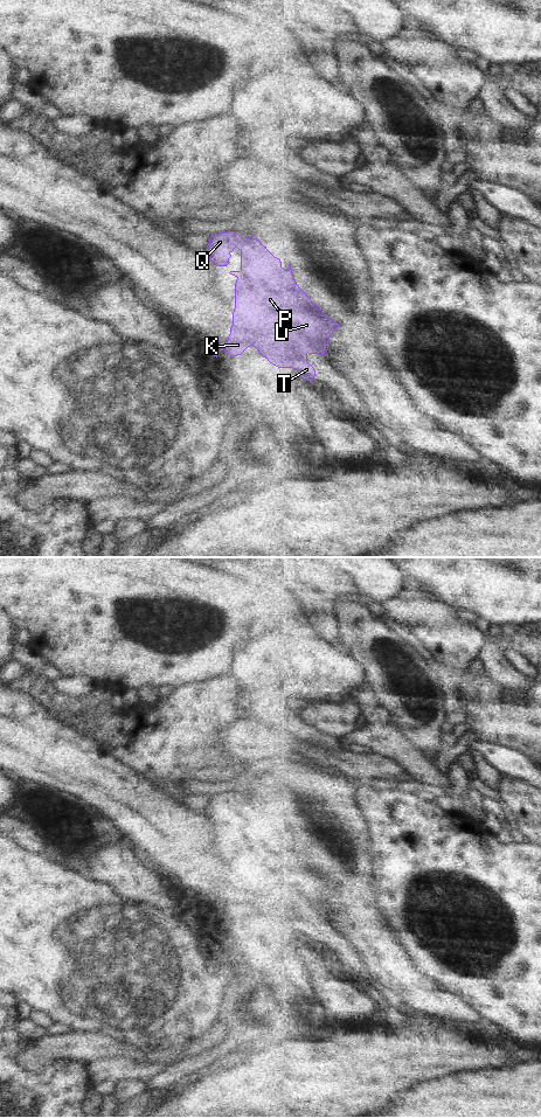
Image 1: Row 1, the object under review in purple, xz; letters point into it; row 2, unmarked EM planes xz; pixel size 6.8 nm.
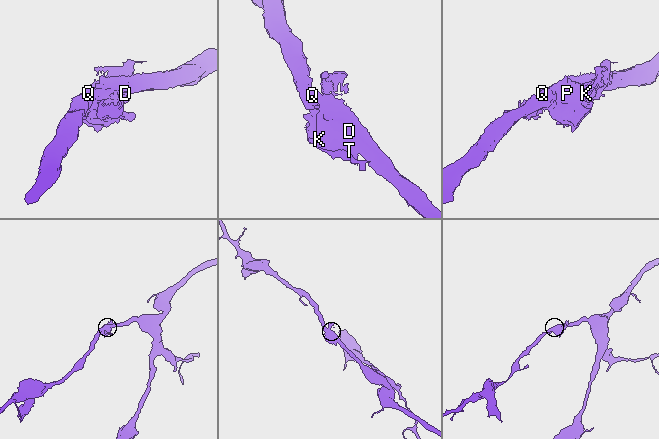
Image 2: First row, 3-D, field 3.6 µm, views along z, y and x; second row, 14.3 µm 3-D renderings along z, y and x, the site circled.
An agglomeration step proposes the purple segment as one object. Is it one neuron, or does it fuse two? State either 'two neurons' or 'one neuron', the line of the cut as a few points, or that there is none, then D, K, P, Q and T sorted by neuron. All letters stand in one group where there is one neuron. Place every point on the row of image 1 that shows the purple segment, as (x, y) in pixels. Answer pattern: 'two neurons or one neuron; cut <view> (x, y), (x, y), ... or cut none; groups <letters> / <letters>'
one neuron; cut none; groups D K P Q T

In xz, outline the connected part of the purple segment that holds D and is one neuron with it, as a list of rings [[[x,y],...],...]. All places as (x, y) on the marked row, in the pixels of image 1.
[[[227,231],[210,235],[207,256],[217,266],[227,266],[235,248],[241,251],[241,270],[230,271],[235,276],[235,308],[233,325],[228,340],[220,346],[230,356],[241,355],[248,347],[254,346],[261,356],[278,368],[292,368],[304,379],[312,383],[315,370],[307,362],[308,354],[327,356],[326,346],[339,324],[327,318],[320,307],[312,303],[311,298],[297,285],[291,264],[284,270],[279,258],[275,257],[257,238],[250,236],[244,241],[237,232]]]

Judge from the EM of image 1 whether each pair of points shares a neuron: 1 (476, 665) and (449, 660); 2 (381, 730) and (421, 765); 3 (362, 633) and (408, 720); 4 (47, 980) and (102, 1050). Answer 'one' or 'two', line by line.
1: two
2: one
3: one
4: two

